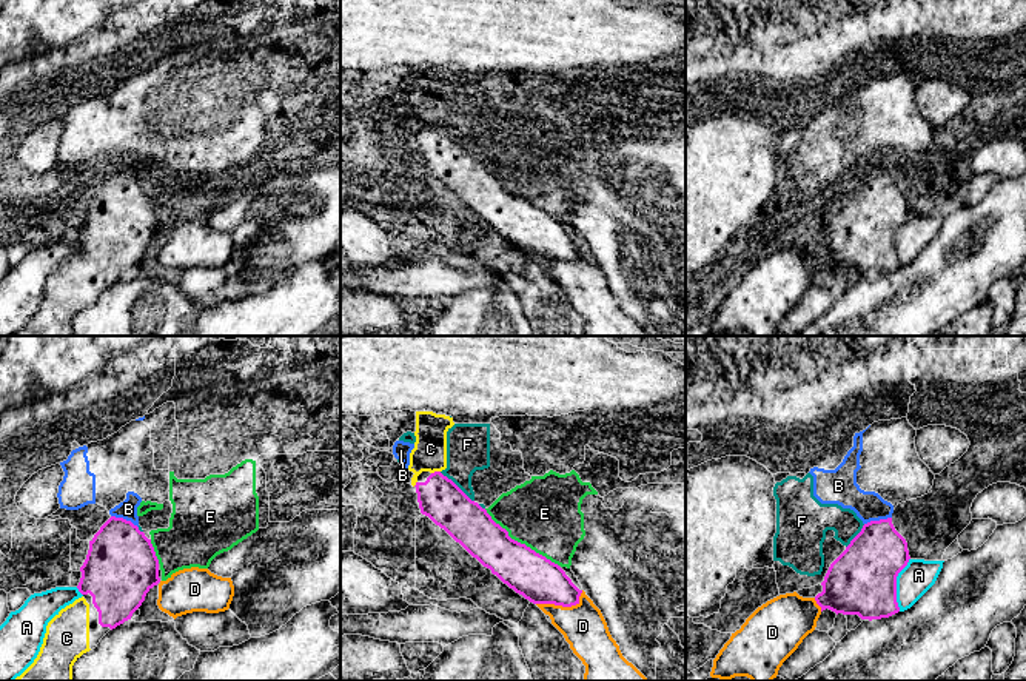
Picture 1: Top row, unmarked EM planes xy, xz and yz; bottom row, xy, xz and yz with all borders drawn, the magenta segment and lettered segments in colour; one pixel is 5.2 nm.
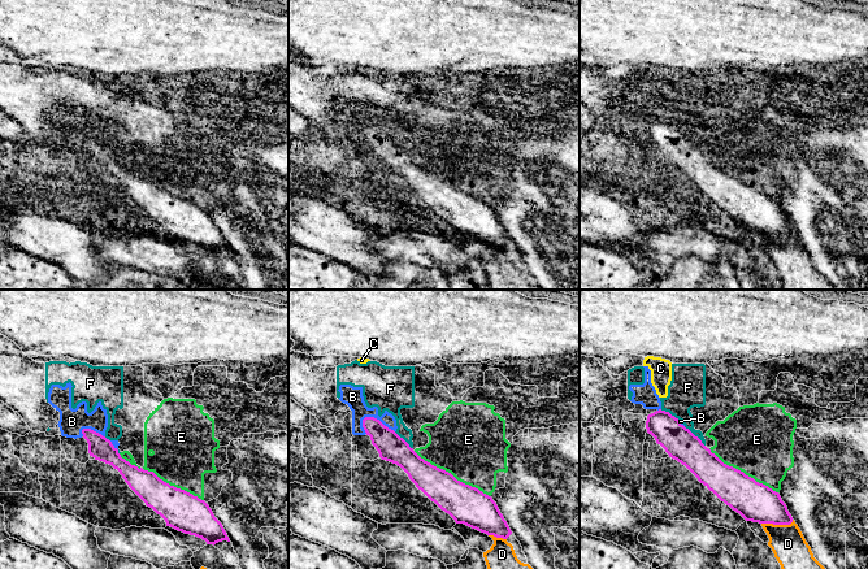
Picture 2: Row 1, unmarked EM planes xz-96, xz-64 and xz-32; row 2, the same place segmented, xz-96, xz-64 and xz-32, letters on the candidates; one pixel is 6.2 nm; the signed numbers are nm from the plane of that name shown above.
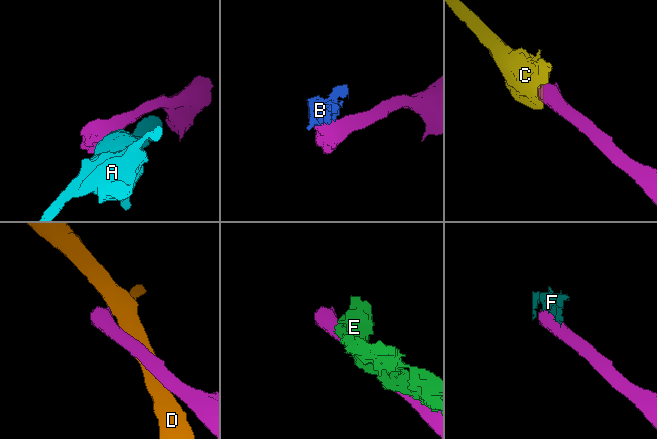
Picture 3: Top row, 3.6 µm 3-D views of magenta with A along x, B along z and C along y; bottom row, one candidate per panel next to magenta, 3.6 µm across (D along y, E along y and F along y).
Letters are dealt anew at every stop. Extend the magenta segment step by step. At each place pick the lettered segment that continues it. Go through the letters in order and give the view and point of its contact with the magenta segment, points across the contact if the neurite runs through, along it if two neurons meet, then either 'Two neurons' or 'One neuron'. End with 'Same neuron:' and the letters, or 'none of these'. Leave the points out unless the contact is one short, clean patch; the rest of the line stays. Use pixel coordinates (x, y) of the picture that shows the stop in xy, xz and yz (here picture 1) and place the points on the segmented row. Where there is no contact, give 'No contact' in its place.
A: Touches magenta at yz (895, 584). Two neurons
B: Touches magenta at xy (125, 519). Boundary: xy (111, 515), (130, 519), (137, 527). Two neurons
C: Touches magenta at xz (435, 472). One neuron
D: Touches magenta at xz (563, 606). Two neurons
E: Touches magenta at xz (519, 543). Two neurons
F: Touches magenta at xz (455, 484). Boundary: xz (439, 472), (450, 478), (473, 501). Two neurons
Same neuron: C

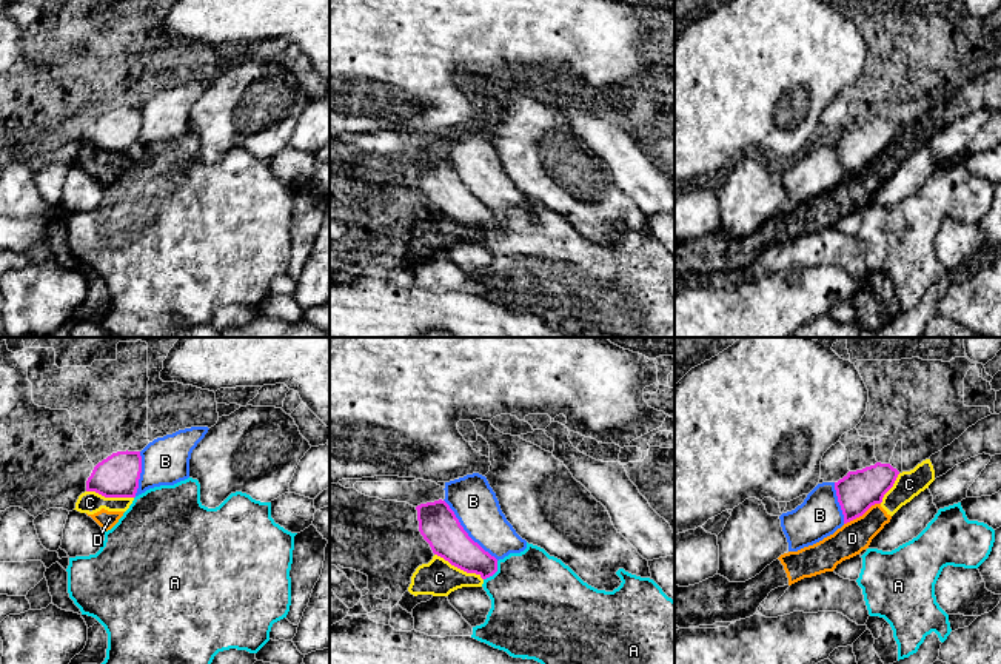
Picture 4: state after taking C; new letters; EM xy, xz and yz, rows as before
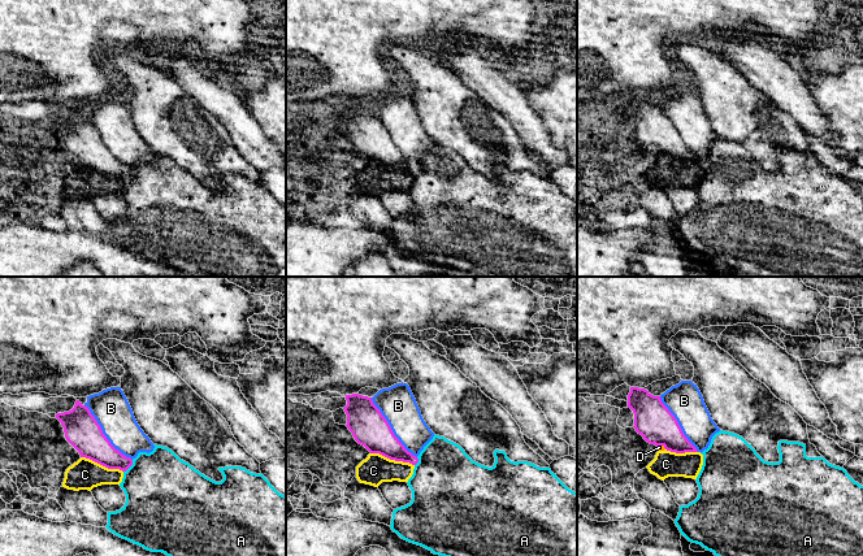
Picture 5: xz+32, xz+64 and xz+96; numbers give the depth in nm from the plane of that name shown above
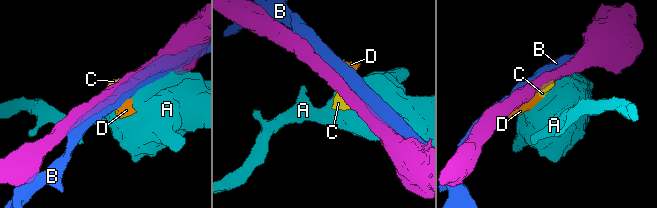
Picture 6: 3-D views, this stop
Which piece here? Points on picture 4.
A: Touches magenta at xz (495, 572). Two neurons
B: Touches magenta at xz (465, 532). Two neurons
C: Touches magenta at xz (459, 567). Boundary: xz (435, 553), (467, 572), (475, 572), (482, 580). Two neurons
D: Touches magenta at yz (861, 515). Boundary: yz (880, 503), (875, 503), (844, 524). Two neurons
Same neuron: none of these

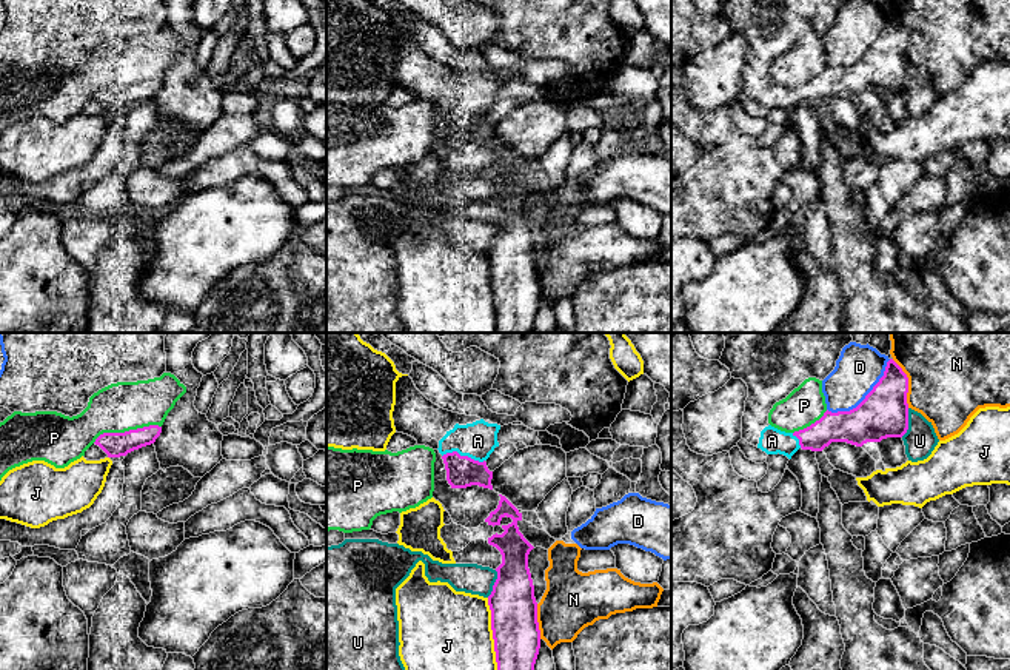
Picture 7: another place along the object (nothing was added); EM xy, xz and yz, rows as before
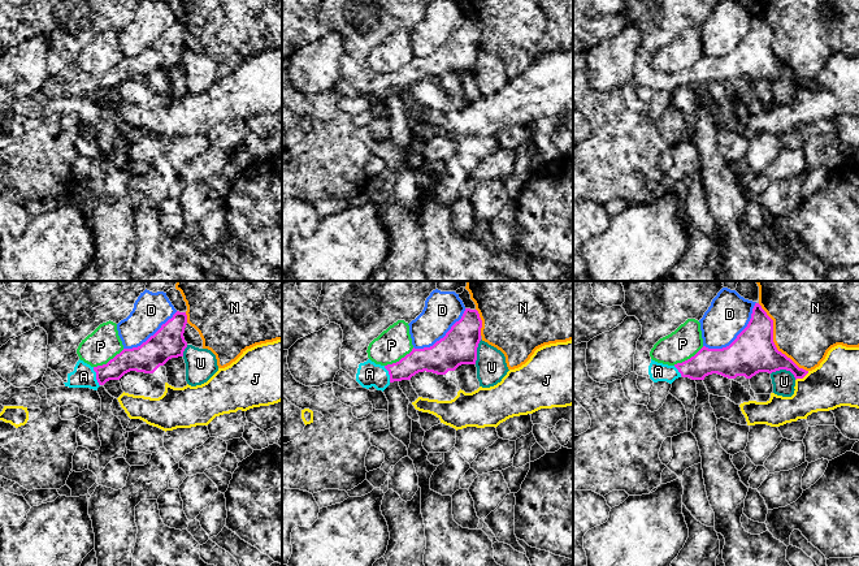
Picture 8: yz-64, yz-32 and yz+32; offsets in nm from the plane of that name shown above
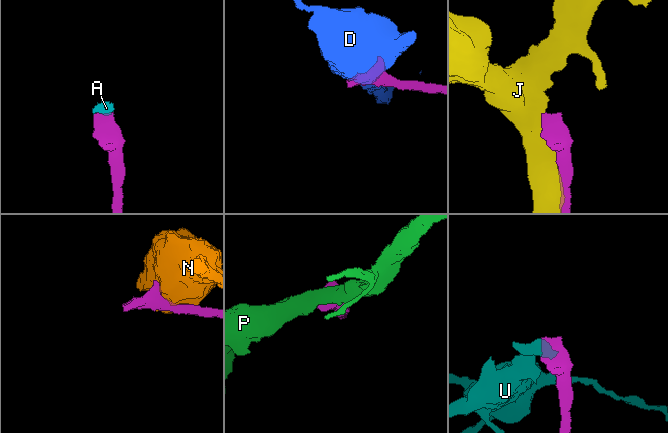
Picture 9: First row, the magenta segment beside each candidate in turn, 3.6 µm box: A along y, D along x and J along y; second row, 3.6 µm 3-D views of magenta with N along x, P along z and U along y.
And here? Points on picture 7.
A: Touches magenta at xz (464, 456). One neuron
D: Touches magenta at yz (866, 398). Two neurons
J: Touches magenta at xz (493, 633). Two neurons
N: Touches magenta at yz (907, 384). Two neurons
P: Touches magenta at xy (127, 432). Two neurons
U: Touches magenta at yz (907, 422). Two neurons
Same neuron: A

